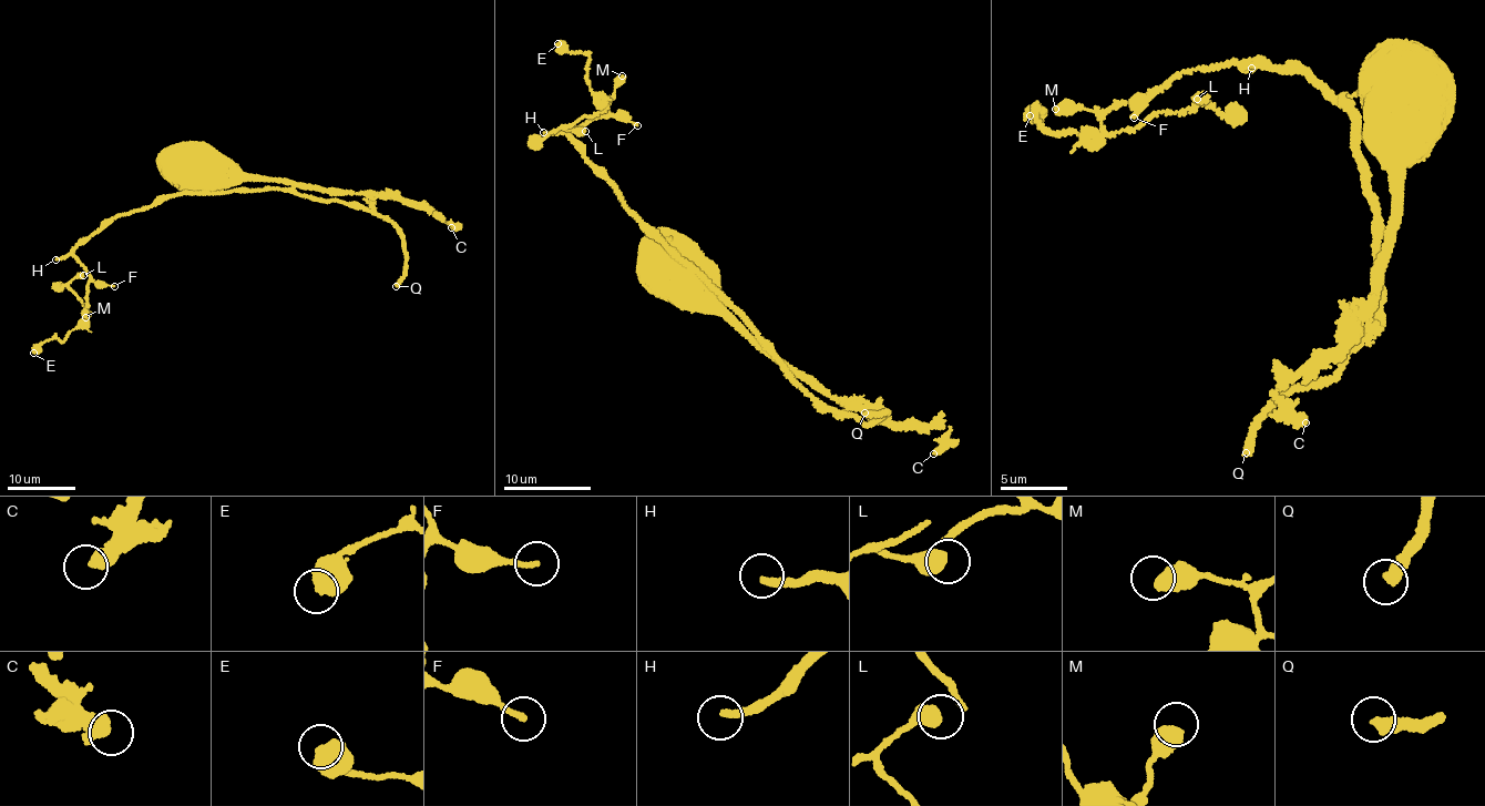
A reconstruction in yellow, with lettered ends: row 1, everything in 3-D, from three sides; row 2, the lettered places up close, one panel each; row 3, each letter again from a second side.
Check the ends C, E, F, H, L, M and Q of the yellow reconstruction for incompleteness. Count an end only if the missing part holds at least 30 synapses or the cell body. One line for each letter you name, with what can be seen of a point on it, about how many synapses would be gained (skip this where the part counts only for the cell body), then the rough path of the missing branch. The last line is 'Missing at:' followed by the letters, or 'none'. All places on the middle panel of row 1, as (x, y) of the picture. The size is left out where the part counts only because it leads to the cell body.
H: (543, 132) | 800 syn
Q: (864, 412) | 300 syn
Missing at: H, Q

